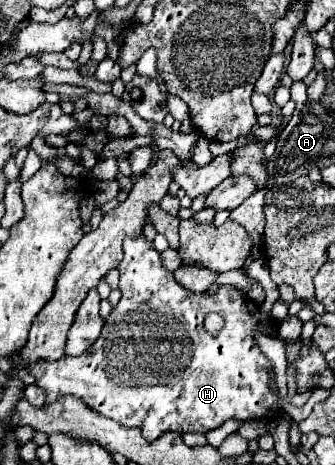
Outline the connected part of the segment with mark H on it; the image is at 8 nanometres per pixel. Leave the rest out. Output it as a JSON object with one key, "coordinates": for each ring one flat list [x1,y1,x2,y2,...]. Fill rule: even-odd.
{"coordinates":[[128,237,128,239,124,241,124,259,120,261,118,269,120,269,120,291,122,291,122,297,120,297,118,305,112,309,112,313,108,315,106,327,102,329,102,333,100,333,100,337,96,339,96,343,92,345,92,349,86,351,86,353,82,353,82,355,78,355,78,357,68,357,68,355,64,355,64,357,58,359,58,361,38,359,38,361,26,361,26,363,24,363,26,369,28,369,28,373,36,379,36,385,40,385,40,387,46,391,46,401,48,401,48,403,54,401,54,399,60,397,60,395,76,395,76,397,84,399,84,403,90,405,94,411,98,411,98,413,102,413,102,415,114,419,116,423,120,423,120,425,124,425,124,427,142,427,142,437,144,437,146,441,158,439,164,431,176,431,176,433,196,433,196,431,198,431,198,433,208,433,210,429,220,427,226,419,258,419,258,417,272,417,272,415,276,415,276,413,280,411,278,397,270,391,270,385,268,385,268,371,270,371,272,363,262,355,262,351,258,349,258,345,256,345,256,341,254,341,254,331,260,331,260,333,264,333,264,335,276,335,276,327,274,327,272,317,260,315,258,305,256,305,250,297,244,297,244,295,242,295,238,289,234,289,232,285,222,285,214,295,210,295,210,293,206,293,206,291,196,295,196,293,184,289,184,287,174,279,174,273,168,271,168,269,162,265,162,257,160,257,160,253,154,249,152,241,146,241,144,237,138,237,138,239,130,239,130,237],[210,311,218,311,218,313,220,313,220,311,226,311,226,315,222,315,224,321,226,321,226,325,224,325,224,329,222,329,218,335,214,335,214,337,208,335,208,333,204,331,204,327,202,327,204,317,206,317,206,313,210,313]]}

